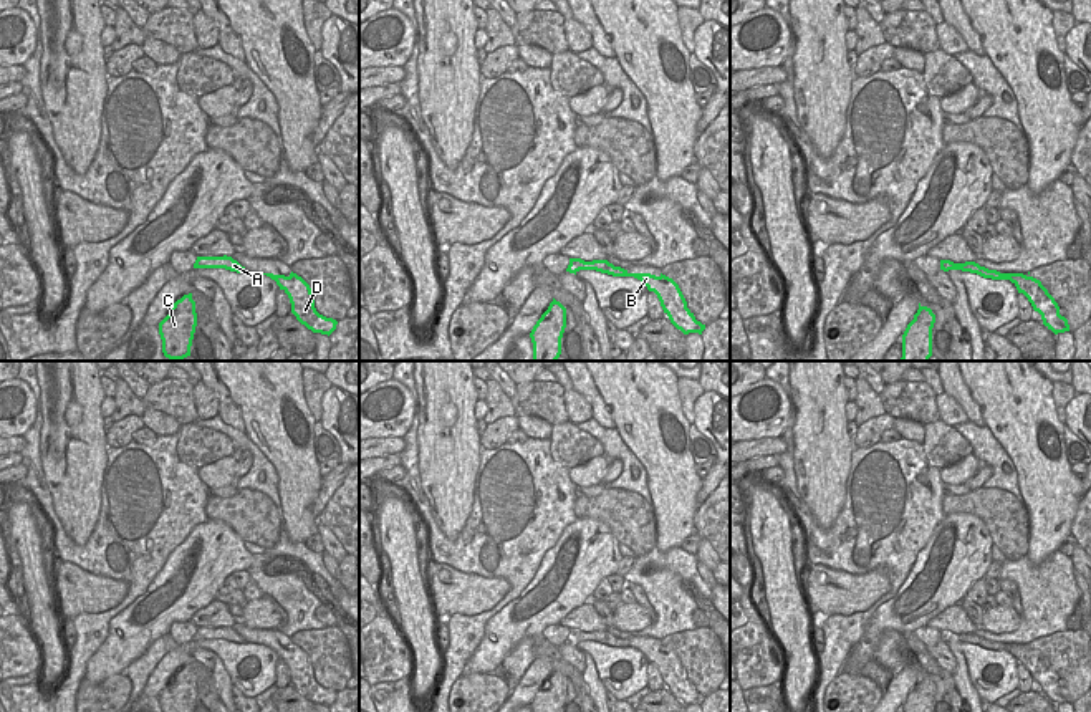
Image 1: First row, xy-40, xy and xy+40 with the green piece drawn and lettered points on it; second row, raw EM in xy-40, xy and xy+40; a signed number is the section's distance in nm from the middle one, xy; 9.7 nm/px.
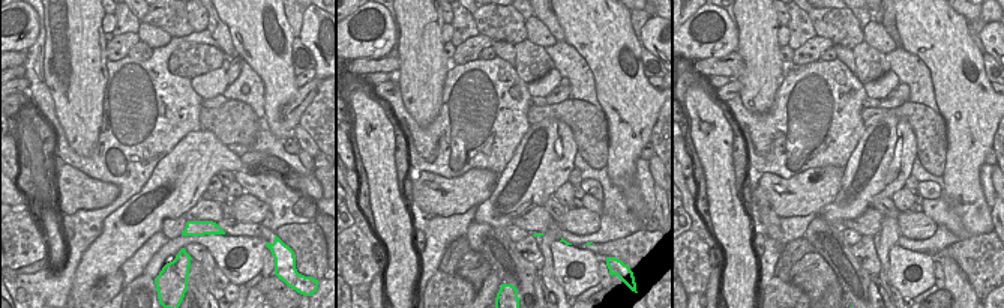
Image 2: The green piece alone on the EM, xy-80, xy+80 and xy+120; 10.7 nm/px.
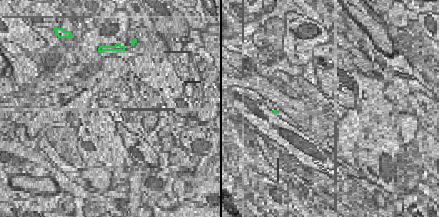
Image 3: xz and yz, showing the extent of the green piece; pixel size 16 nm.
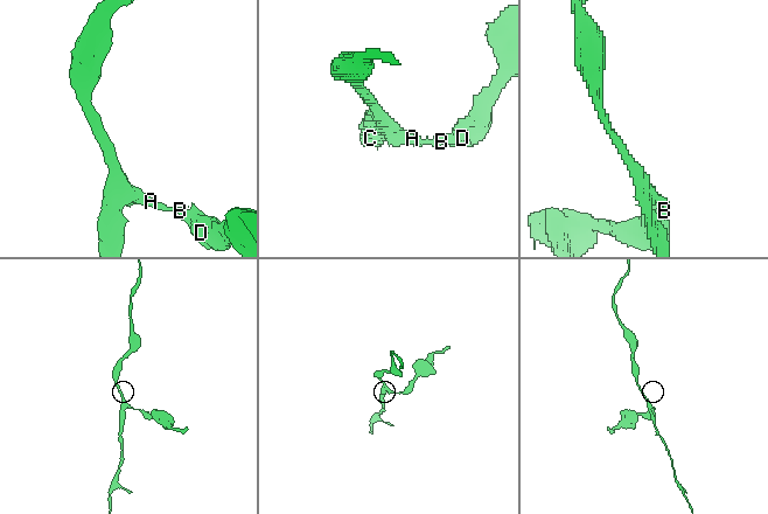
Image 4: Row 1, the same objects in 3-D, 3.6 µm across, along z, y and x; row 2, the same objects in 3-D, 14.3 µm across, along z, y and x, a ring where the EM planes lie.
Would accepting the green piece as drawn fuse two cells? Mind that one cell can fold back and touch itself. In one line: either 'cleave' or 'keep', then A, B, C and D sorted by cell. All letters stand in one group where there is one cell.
cleave | A C / B D

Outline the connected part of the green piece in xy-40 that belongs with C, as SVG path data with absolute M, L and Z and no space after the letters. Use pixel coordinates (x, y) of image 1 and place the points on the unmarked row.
M189 664L177 671L169 686L159 694L159 705L162 712L192 712L195 697L195 672Z

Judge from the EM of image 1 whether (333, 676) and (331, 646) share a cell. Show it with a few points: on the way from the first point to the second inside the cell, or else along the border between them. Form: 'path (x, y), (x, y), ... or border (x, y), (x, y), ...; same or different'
path (333, 669), (331, 653); same

